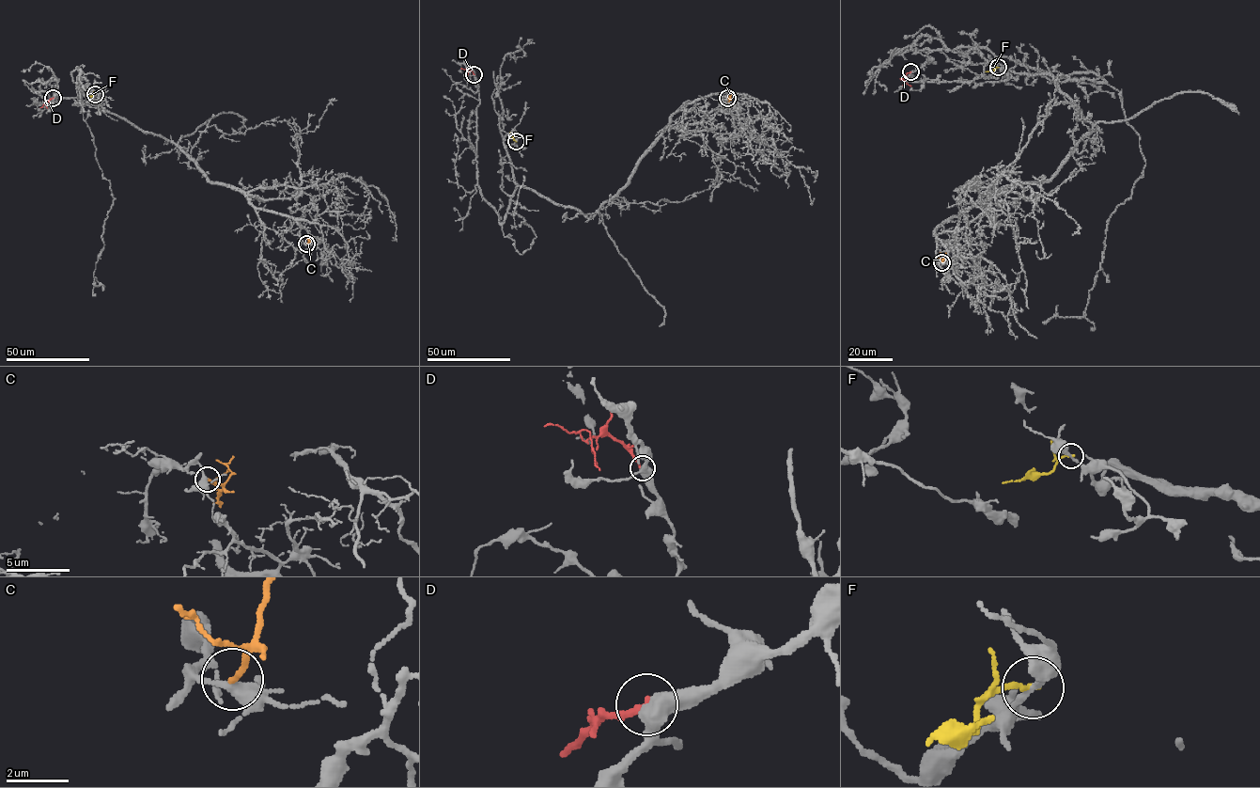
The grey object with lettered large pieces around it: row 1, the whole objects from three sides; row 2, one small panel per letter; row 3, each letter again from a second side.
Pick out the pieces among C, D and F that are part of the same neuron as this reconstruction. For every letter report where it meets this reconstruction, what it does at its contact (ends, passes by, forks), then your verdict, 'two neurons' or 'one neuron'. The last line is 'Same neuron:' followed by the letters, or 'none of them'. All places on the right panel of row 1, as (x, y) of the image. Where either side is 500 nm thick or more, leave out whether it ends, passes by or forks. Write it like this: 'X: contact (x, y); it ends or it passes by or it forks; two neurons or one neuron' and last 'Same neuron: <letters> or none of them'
C: contact (941, 262); it ends; two neurons
D: contact (910, 71); it ends; two neurons
F: contact (998, 67); it ends; two neurons
Same neuron: none of them

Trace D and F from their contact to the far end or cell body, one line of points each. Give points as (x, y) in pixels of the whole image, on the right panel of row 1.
D: (910, 71), (904, 81), (910, 86)
F: (998, 67), (986, 71)

